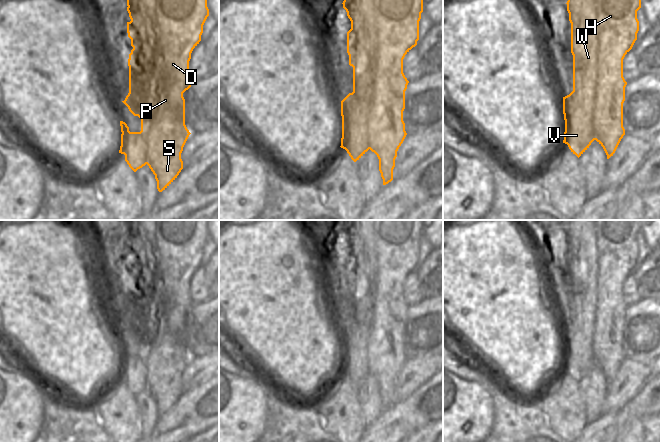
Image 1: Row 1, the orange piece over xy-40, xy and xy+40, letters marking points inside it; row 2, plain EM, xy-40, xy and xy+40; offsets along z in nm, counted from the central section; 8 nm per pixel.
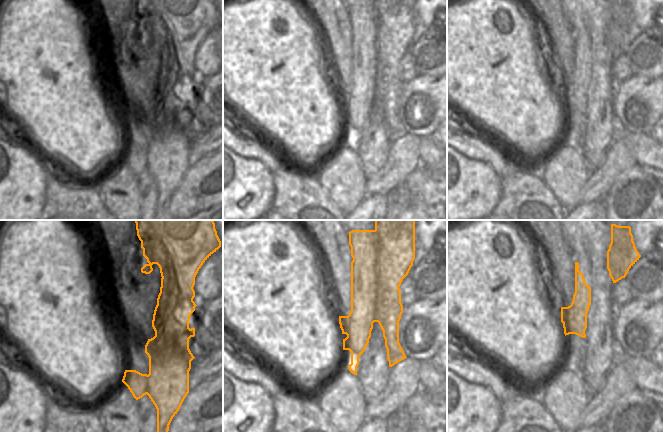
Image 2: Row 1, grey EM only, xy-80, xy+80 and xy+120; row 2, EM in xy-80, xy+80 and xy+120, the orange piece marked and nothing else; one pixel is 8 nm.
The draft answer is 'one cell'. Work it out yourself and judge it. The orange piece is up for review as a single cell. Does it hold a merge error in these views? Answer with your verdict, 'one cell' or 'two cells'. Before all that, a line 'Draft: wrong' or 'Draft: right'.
Draft: wrong
two cells

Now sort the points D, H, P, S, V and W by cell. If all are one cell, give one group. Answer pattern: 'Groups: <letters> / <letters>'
Groups: D H P S / V W

